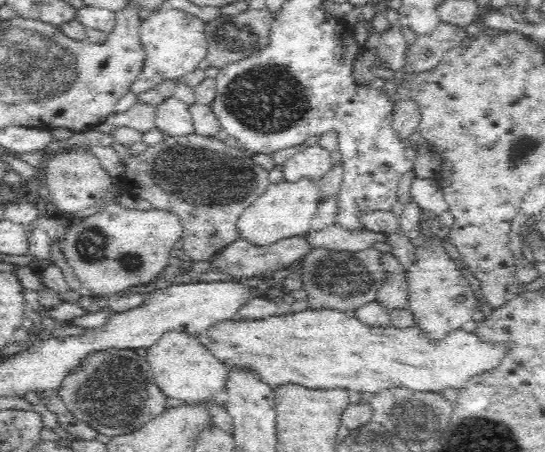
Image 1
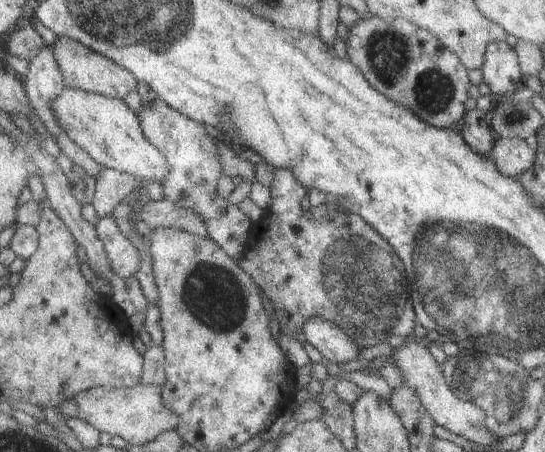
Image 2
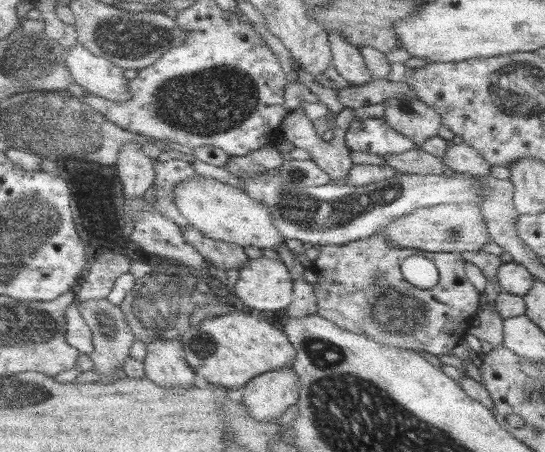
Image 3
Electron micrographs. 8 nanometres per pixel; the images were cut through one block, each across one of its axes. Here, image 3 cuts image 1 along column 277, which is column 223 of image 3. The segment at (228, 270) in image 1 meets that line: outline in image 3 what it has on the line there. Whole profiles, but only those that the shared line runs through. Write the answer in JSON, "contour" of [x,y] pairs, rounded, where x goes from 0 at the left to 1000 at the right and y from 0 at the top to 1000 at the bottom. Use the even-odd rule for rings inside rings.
{"contour":[[[356,500],[336,509],[341,531],[349,533],[382,577],[404,597],[440,593],[442,600],[459,580],[459,566],[451,562],[448,544],[385,527],[385,520],[374,518]]]}

